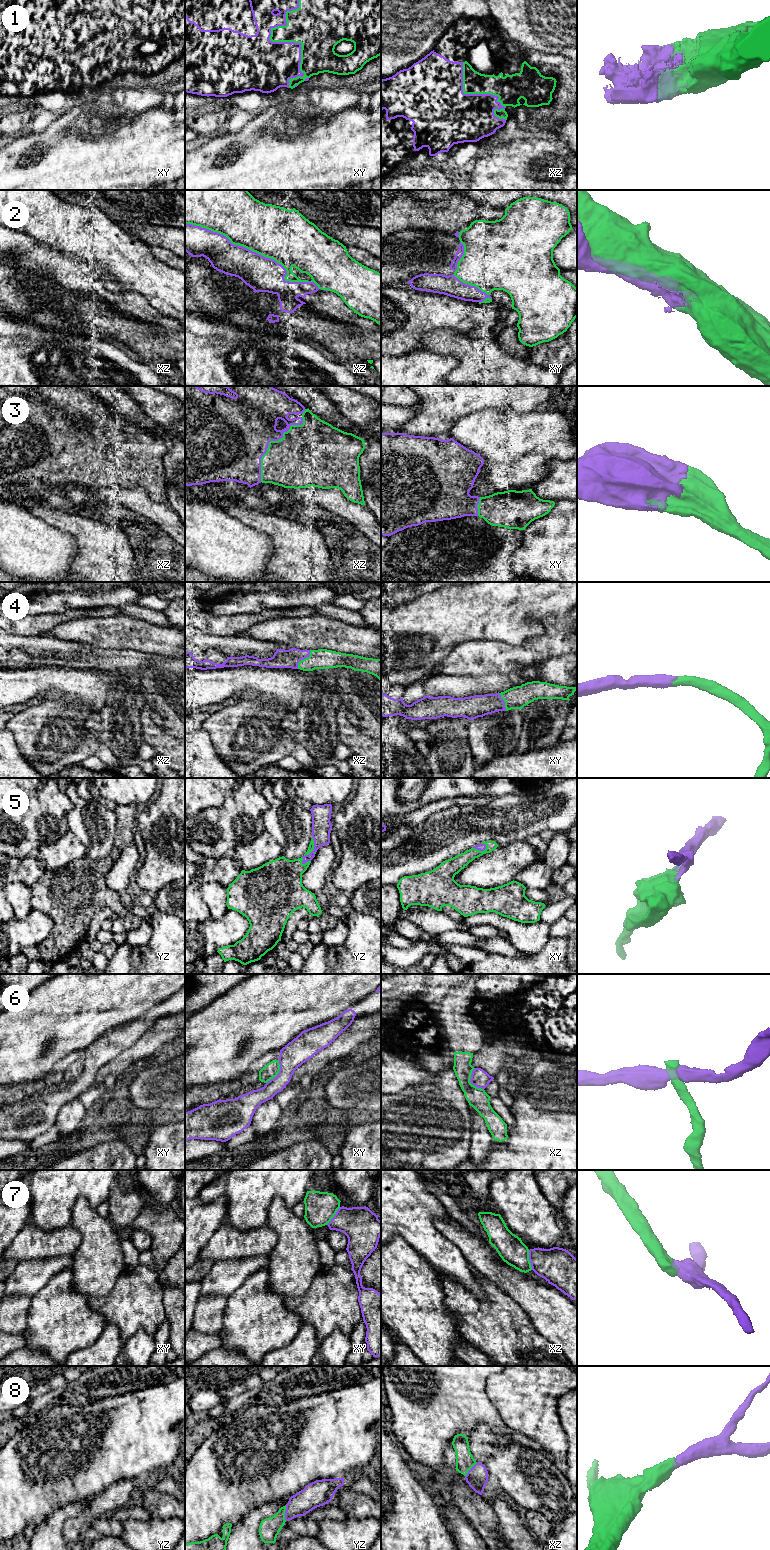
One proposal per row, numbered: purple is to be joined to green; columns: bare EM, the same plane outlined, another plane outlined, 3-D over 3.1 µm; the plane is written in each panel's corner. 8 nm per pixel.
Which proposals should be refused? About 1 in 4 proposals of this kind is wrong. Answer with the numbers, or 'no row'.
2, 6, 7

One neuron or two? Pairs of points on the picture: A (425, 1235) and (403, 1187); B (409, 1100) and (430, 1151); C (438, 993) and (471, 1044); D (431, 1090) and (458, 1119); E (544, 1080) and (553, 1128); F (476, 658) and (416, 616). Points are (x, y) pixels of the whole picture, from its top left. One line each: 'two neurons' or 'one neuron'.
A: one neuron
B: one neuron
C: two neurons
D: one neuron
E: one neuron
F: two neurons

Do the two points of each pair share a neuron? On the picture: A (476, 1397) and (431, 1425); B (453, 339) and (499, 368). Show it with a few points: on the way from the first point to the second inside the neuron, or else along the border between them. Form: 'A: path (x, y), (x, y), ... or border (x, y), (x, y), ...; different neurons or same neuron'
A: path (465, 1397), (459, 1397), (442, 1414); same neuron
B: path (464, 348), (488, 364); same neuron

